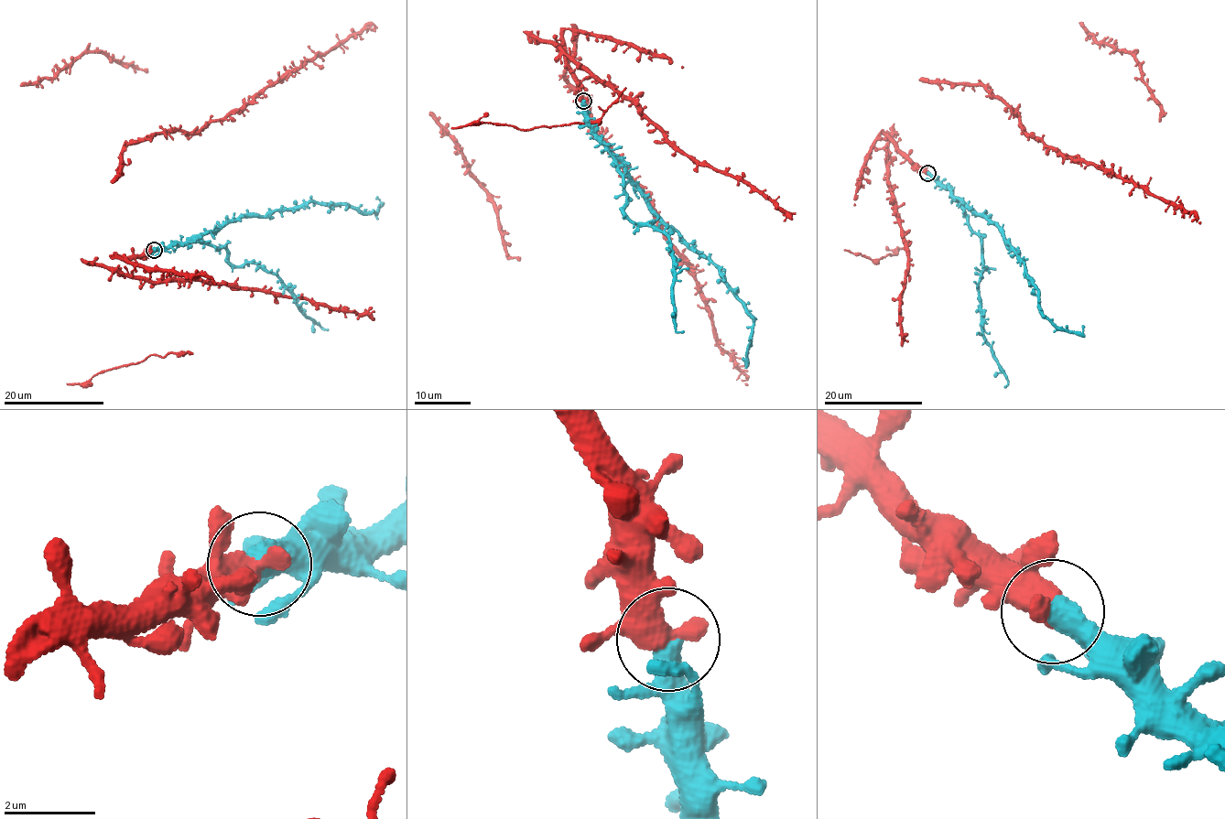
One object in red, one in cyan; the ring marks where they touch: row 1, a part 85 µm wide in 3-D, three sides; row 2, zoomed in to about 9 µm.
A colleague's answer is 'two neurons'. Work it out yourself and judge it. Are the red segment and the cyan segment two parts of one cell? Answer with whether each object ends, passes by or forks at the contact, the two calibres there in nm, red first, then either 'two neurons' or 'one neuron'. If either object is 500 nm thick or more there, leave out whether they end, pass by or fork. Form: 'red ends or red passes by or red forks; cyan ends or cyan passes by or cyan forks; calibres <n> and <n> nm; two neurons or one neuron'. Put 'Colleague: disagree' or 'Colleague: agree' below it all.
calibres 440 and 550 nm; one neuron
Colleague: disagree

